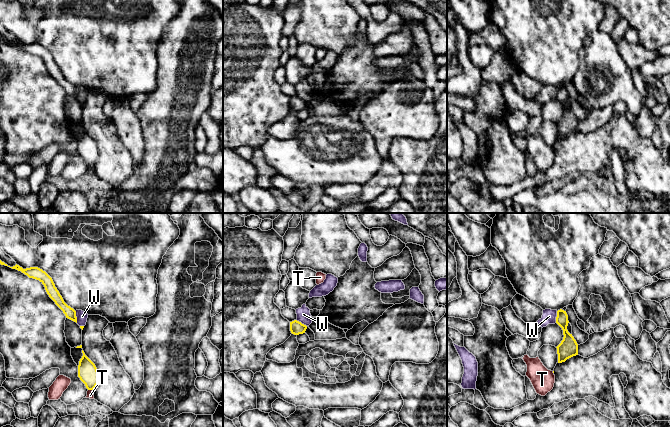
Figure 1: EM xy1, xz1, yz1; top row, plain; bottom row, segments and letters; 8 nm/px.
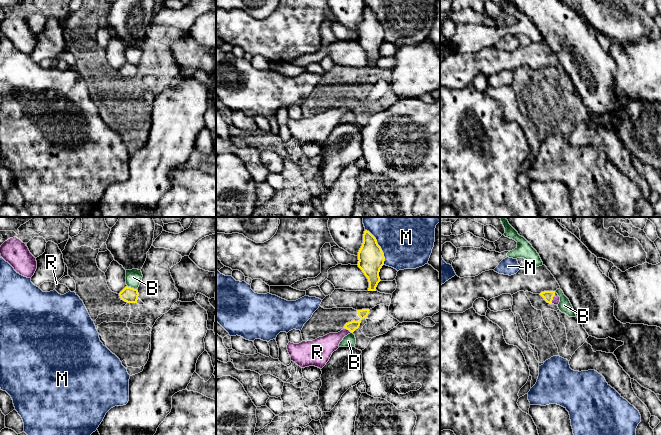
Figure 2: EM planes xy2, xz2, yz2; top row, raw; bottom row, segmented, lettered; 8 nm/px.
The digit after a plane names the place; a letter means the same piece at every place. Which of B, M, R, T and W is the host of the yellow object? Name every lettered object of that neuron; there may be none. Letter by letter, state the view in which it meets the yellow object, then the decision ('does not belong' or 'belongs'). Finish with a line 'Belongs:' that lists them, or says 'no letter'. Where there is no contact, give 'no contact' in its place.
B: contact in xy2; does not belong
M: contact in xz2; does not belong
R: contact in yz2; belongs
T: contact in xy1; does not belong
W: contact in xy1; does not belong
Belongs: R

